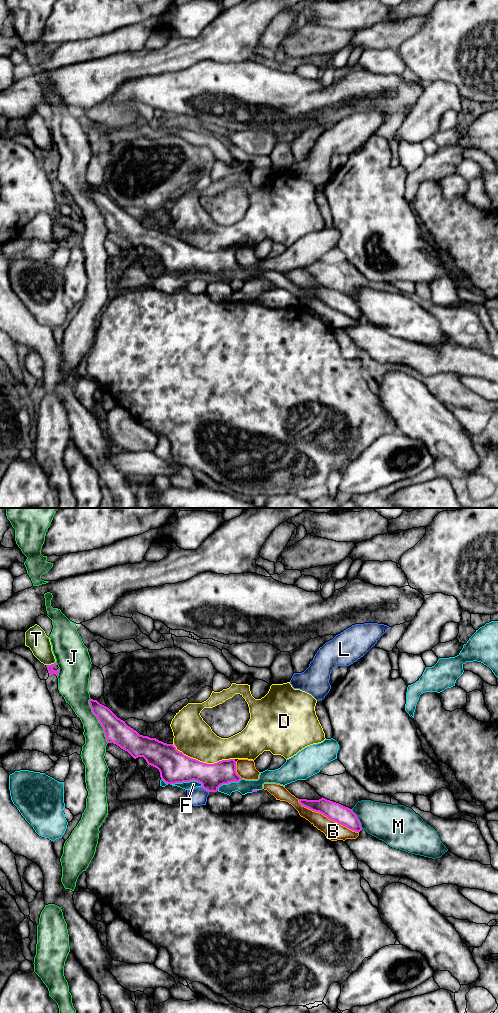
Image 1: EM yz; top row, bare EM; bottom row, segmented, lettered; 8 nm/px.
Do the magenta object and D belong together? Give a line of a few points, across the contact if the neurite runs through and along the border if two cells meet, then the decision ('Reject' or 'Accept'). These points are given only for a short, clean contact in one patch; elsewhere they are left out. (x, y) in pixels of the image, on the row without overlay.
Reject

